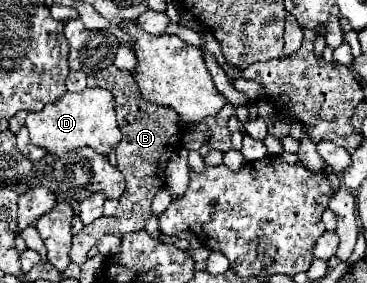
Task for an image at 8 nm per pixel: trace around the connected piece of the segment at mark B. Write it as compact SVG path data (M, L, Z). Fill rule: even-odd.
M110 65L98 73L90 75L88 87L108 89L108 91L112 91L112 95L116 99L118 127L120 127L124 139L120 139L120 143L116 145L114 151L116 151L118 169L122 171L122 175L126 179L126 189L124 189L124 195L118 199L120 207L116 209L116 213L112 217L100 217L92 225L86 225L80 233L76 233L72 237L70 259L76 265L82 265L88 259L88 251L100 241L100 237L104 237L108 233L124 235L124 233L144 229L146 221L152 215L150 203L152 203L154 195L158 193L158 189L162 187L162 183L166 181L166 177L164 177L166 163L170 161L172 151L176 151L180 147L180 135L178 135L180 131L178 131L176 111L172 111L170 107L156 107L156 103L148 103L140 95L130 71L122 71L114 65Z

